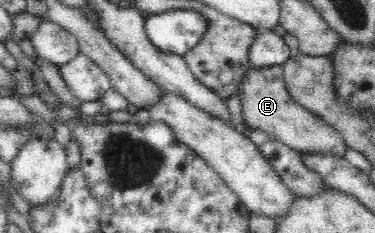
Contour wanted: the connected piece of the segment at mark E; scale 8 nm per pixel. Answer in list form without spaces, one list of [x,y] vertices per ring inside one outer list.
[[[282,65],[260,69],[248,67],[236,94],[241,99],[243,119],[250,128],[261,129],[300,153],[323,153],[340,157],[346,153],[348,146],[340,134],[329,123],[292,99],[282,79]]]

